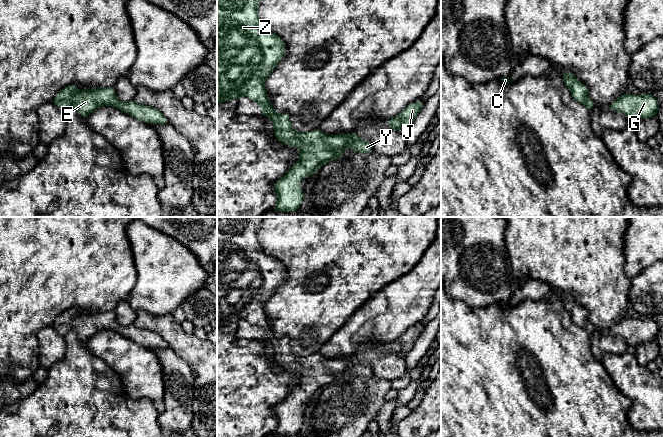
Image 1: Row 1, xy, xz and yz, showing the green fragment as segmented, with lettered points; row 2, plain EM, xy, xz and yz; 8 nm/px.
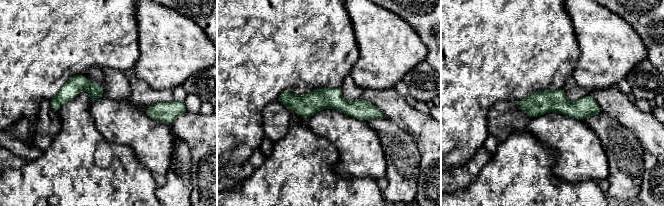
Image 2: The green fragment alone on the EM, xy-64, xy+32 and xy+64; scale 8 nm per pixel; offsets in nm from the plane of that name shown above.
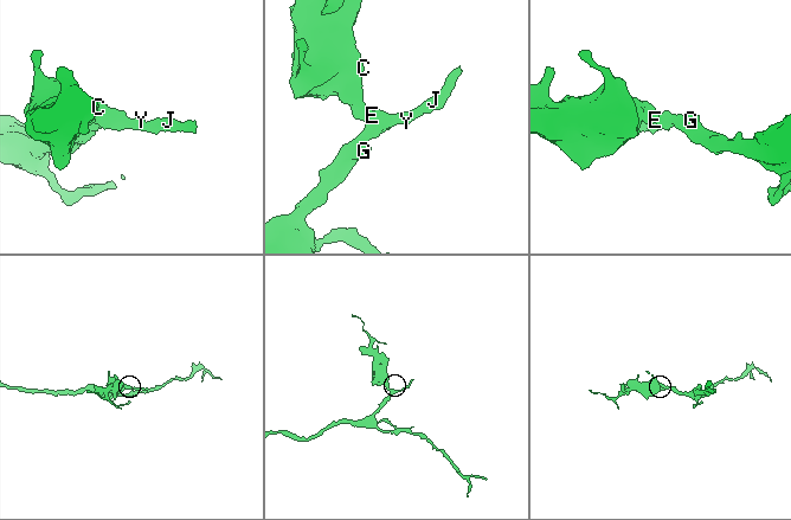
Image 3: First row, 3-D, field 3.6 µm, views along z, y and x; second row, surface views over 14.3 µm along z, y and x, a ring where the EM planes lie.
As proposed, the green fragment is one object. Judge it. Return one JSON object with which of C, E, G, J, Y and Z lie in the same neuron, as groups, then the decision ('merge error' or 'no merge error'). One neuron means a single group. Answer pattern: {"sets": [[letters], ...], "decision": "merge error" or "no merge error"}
{"sets": [["C", "E", "G", "J", "Y", "Z"]], "decision": "no merge error"}

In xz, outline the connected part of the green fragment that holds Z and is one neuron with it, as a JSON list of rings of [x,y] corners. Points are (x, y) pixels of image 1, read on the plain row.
[[[217,217],[217,328],[228,326],[245,320],[259,328],[261,340],[268,340],[273,346],[273,354],[277,364],[285,369],[297,370],[300,373],[298,386],[279,404],[274,407],[274,414],[277,419],[277,427],[273,435],[295,436],[299,433],[304,424],[305,414],[300,414],[298,408],[303,402],[312,400],[320,390],[334,383],[343,381],[343,376],[348,369],[353,376],[369,377],[373,370],[362,364],[356,356],[350,359],[337,358],[328,359],[319,353],[310,356],[294,356],[288,337],[276,338],[264,309],[266,302],[275,293],[278,286],[286,279],[286,268],[281,261],[268,255],[262,248],[257,235],[257,230],[264,217]]]

